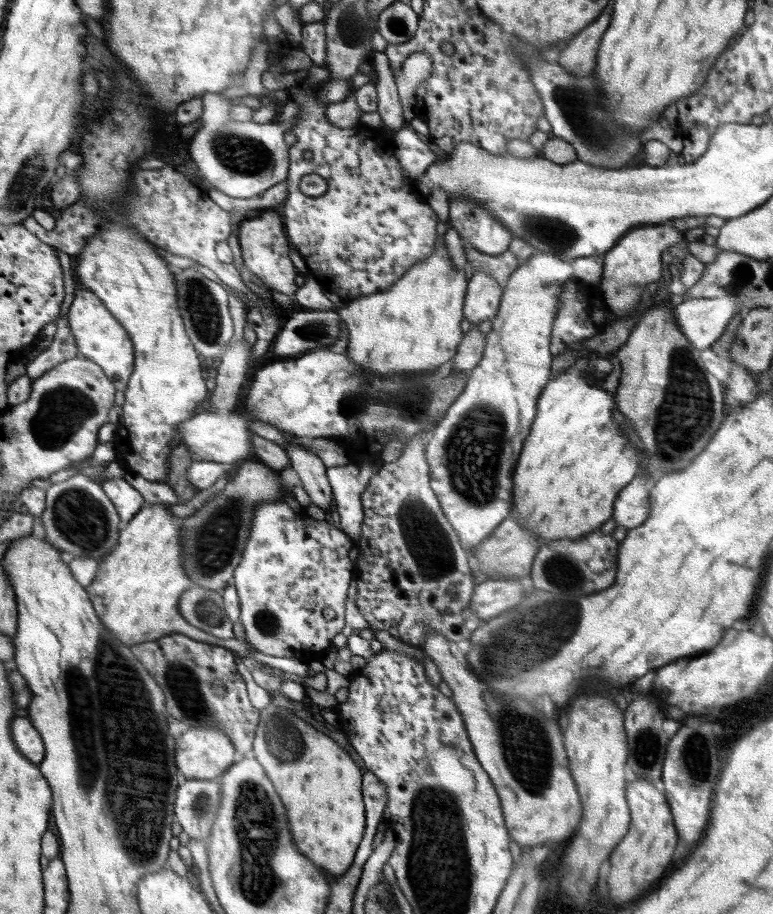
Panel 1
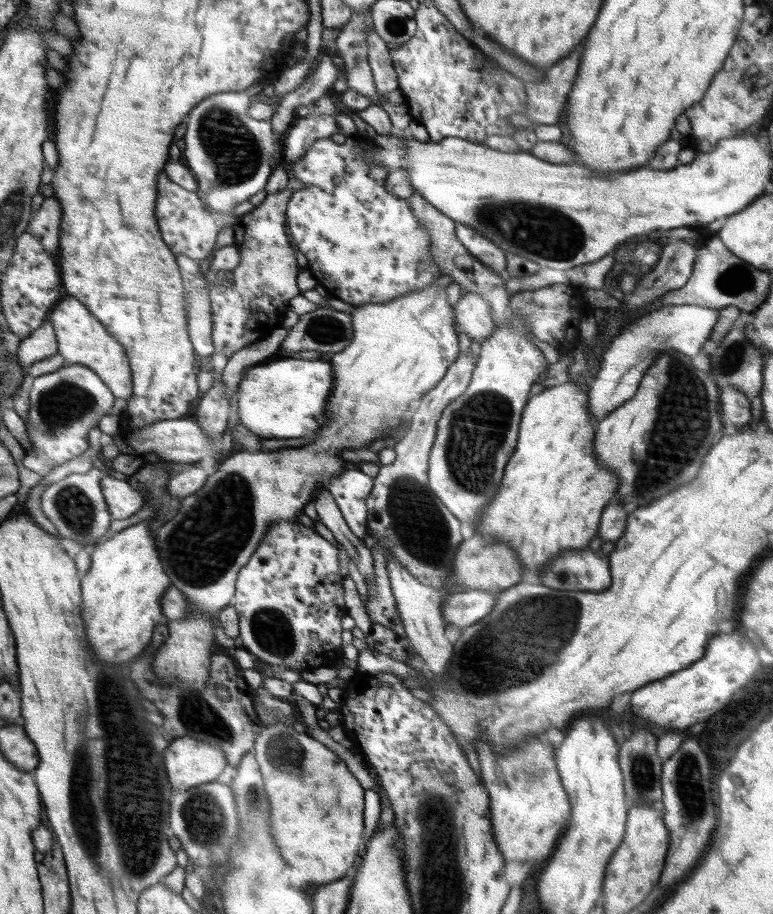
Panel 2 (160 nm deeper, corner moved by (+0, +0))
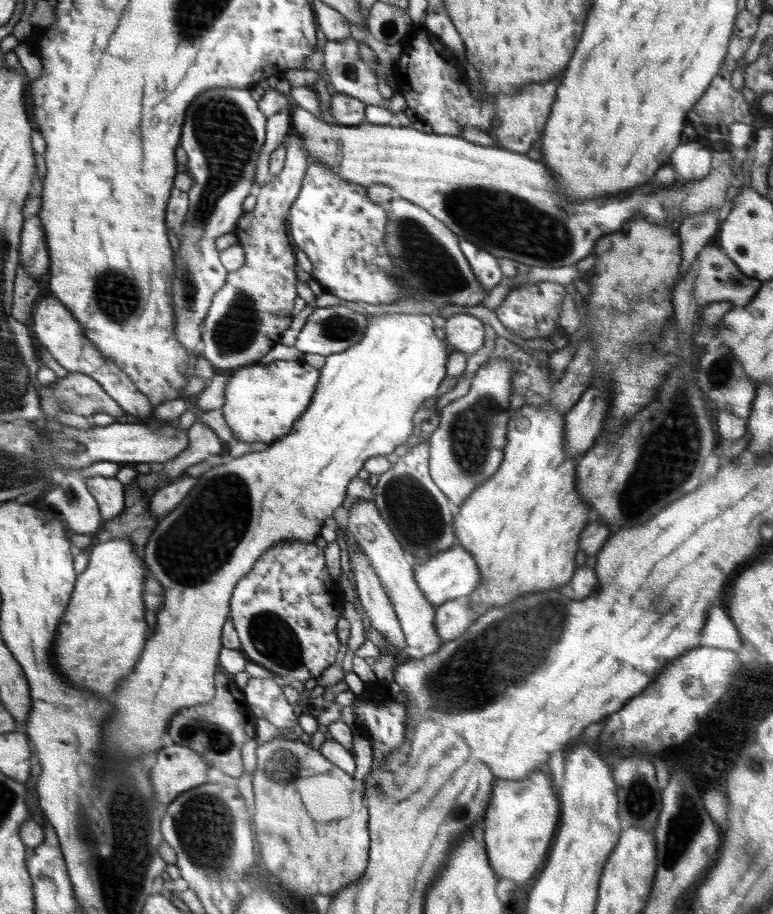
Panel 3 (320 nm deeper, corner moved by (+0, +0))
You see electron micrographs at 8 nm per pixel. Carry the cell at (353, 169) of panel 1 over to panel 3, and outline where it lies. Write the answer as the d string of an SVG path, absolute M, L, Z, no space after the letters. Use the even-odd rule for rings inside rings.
M310 161L298 198L292 203L288 215L288 231L292 244L302 250L312 262L311 278L316 280L326 294L342 300L367 302L368 304L390 304L400 298L400 285L393 277L392 256L385 247L385 228L389 211L384 205L372 202L368 188L348 182L334 174L325 164Z

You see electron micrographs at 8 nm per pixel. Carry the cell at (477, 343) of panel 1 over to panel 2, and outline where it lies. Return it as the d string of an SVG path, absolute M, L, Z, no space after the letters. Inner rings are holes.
M468 351L453 362L438 386L421 398L419 407L412 413L410 428L393 442L396 460L393 464L380 466L379 473L374 477L374 486L365 500L367 530L377 540L377 545L372 548L373 586L368 586L368 605L365 609L372 622L390 628L402 638L406 637L405 629L400 622L400 611L397 610L388 573L390 557L396 557L418 582L442 591L445 594L442 608L445 600L452 595L449 578L454 573L455 554L463 541L460 534L462 524L430 488L429 455L441 415L468 389L475 366L472 351Z

